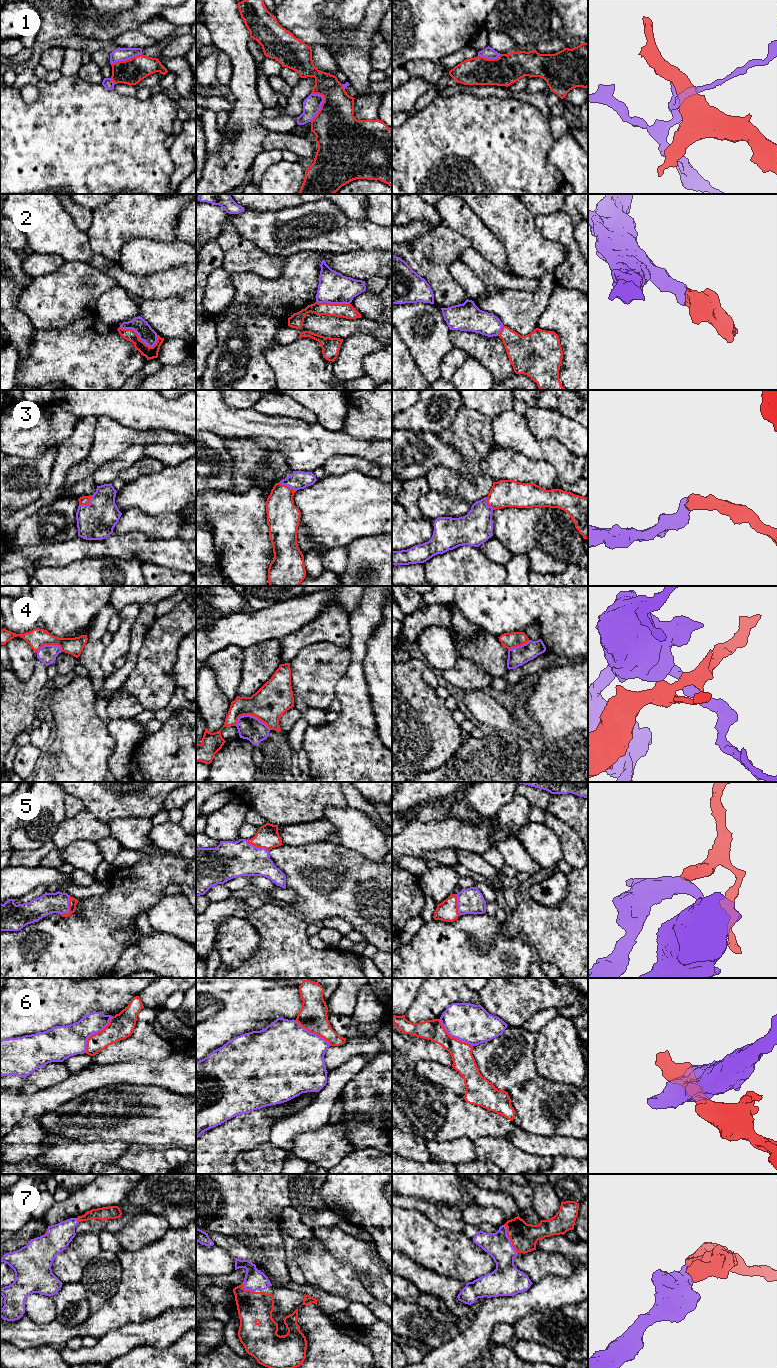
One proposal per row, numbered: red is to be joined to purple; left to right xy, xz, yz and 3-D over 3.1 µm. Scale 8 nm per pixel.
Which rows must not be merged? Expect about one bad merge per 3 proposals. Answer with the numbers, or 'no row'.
1, 2, 4, 6

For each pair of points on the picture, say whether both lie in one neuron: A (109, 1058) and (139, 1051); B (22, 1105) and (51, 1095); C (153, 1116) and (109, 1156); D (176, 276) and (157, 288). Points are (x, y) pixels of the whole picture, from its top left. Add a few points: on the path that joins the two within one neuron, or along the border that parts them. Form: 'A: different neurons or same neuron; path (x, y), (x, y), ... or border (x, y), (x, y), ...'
A: same neuron; path (116, 1053), (132, 1051)
B: same neuron; path (29, 1105), (36, 1105), (44, 1101)
C: different neurons; border (99, 1142), (123, 1141), (131, 1145)
D: same neuron; path (171, 281), (162, 285)

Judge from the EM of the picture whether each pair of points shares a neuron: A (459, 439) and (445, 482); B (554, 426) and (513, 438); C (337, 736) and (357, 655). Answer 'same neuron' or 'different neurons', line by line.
A: same neuron
B: different neurons
C: same neuron

